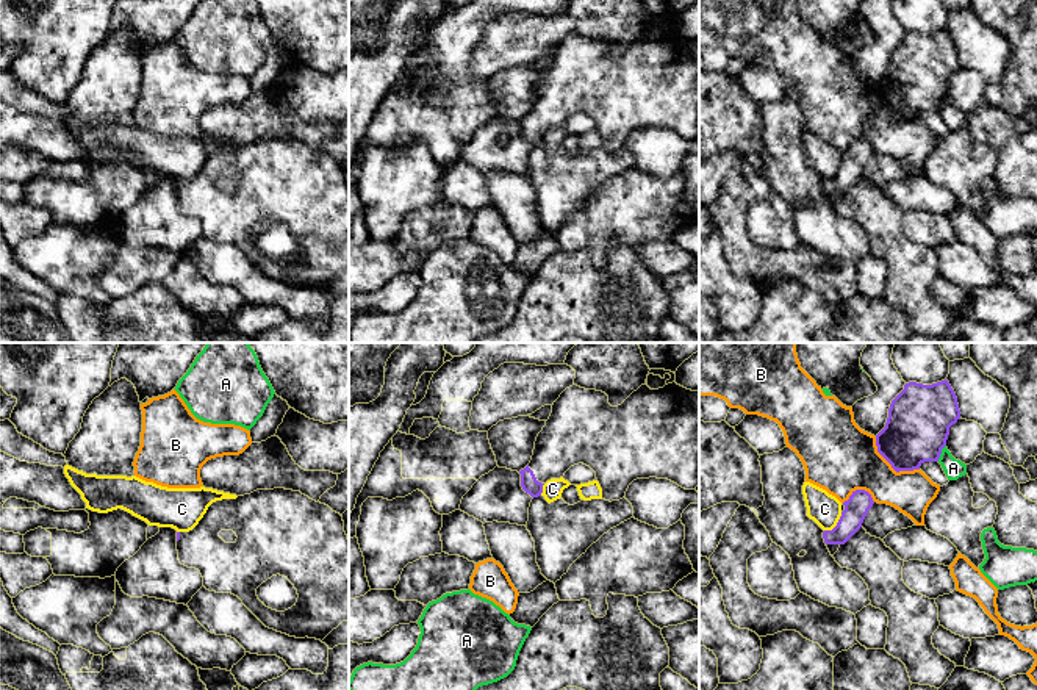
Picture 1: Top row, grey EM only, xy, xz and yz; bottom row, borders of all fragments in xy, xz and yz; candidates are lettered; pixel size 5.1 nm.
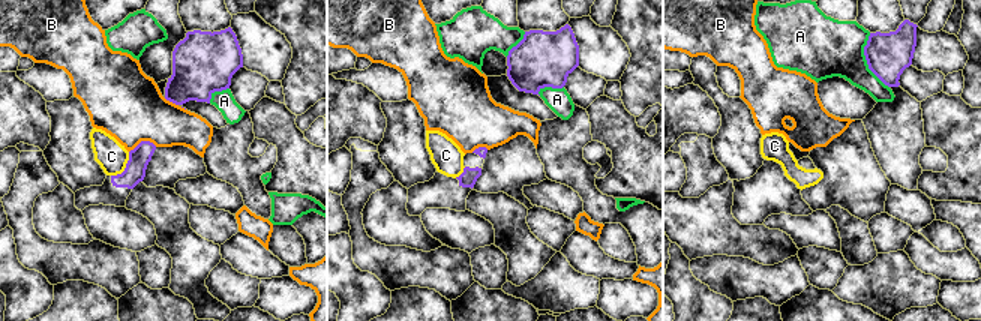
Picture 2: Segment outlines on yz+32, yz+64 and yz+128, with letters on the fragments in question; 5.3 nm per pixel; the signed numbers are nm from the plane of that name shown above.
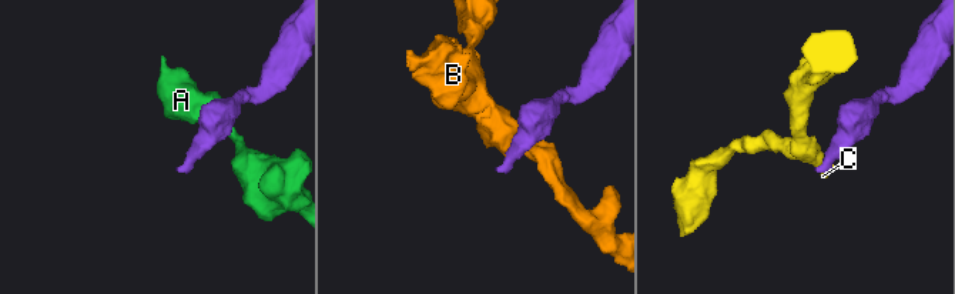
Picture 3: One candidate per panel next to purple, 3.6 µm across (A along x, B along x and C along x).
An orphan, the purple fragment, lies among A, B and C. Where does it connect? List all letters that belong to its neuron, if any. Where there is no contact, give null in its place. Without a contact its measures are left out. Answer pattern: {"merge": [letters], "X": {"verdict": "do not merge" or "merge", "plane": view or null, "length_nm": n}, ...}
{"merge": [], "A": {"verdict": "do not merge", "plane": "yz", "length_nm": 100}, "B": {"verdict": "do not merge", "plane": "yz", "length_nm": 280}, "C": {"verdict": "do not merge", "plane": "yz", "length_nm": 140}}

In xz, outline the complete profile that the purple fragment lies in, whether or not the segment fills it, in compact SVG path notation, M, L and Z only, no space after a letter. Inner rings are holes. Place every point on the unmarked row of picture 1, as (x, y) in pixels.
M676 31L658 39L641 34L621 55L612 56L602 41L585 39L577 34L566 38L552 55L546 75L538 83L530 113L519 120L521 136L532 147L543 142L543 135L551 128L560 128L574 116L583 113L596 122L602 138L602 149L619 150L629 135L637 128L668 128L685 139L699 135L699 39L687 39Z

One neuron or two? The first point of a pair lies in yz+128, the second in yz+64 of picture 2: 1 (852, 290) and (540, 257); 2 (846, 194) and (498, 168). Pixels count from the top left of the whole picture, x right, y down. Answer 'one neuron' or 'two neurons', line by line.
1: two neurons
2: one neuron

